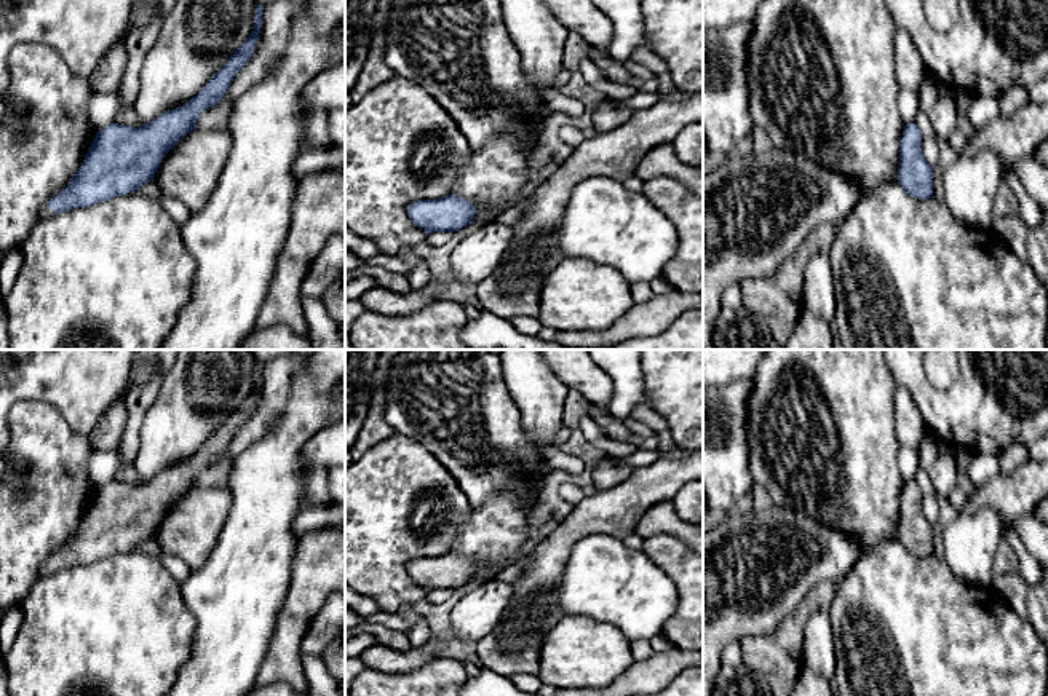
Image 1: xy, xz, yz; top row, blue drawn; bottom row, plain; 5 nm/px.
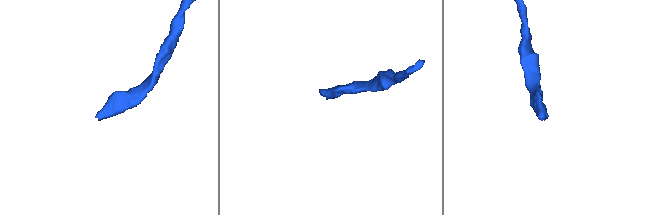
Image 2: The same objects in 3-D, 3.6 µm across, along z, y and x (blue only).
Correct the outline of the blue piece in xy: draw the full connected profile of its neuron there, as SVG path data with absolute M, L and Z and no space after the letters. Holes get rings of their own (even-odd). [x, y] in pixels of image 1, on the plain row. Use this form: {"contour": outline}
{"contour": "M257 362L251 393L185 463L137 485L110 480L97 488L81 524L67 544L50 557L40 578L133 551L153 538L166 511L196 487L200 471L222 458L235 431L251 417L262 386L262 369L264 364Z"}

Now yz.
{"contour": "M906 480L899 500L898 541L919 557L933 556L933 525L922 509L922 490L915 480Z"}

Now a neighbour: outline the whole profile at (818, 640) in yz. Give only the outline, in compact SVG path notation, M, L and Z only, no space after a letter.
M829 611L813 613L804 626L804 667L834 680L836 645Z

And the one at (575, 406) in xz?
M567 390L567 397L564 402L562 426L575 429L578 428L580 418L590 415L590 407L593 404L585 399L577 390Z

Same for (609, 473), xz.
M602 458L593 471L593 484L596 490L607 490L623 484L633 469L626 465L618 463L613 458Z

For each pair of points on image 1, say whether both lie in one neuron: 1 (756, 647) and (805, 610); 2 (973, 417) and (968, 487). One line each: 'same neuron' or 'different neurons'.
1: same neuron
2: different neurons

